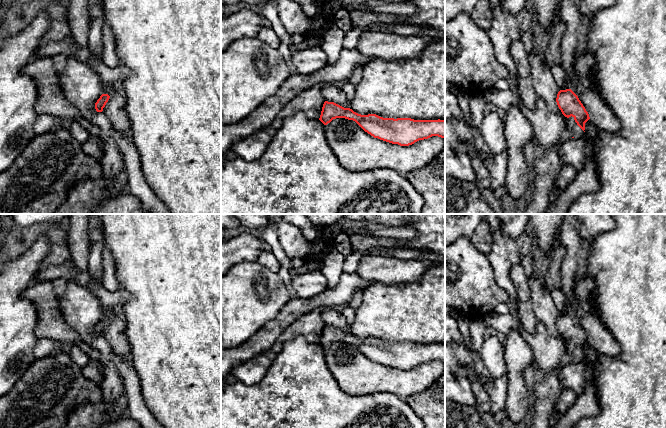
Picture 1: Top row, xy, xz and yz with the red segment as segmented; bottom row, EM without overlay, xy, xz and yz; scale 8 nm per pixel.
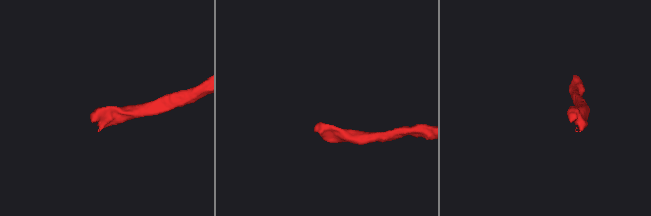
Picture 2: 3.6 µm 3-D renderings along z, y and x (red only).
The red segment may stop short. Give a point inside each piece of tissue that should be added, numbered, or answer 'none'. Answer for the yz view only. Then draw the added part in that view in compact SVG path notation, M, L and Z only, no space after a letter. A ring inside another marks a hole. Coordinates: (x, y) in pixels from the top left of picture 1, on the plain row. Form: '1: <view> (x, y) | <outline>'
1: yz (577, 356) | M569 341L567 343L567 347L569 348L569 351L572 356L572 360L574 362L583 362L585 361L585 356L577 349L577 347L574 344L574 341Z

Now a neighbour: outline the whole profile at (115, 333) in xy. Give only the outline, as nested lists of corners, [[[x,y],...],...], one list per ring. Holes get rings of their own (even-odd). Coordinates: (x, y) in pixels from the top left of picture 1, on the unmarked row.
[[[102,307],[102,318],[110,320],[103,332],[103,337],[110,344],[113,353],[123,359],[129,358],[131,348],[126,336],[126,321],[123,315],[117,309],[105,309]]]

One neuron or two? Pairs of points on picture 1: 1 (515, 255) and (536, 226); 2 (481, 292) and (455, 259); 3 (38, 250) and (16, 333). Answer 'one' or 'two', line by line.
1: two
2: one
3: one

